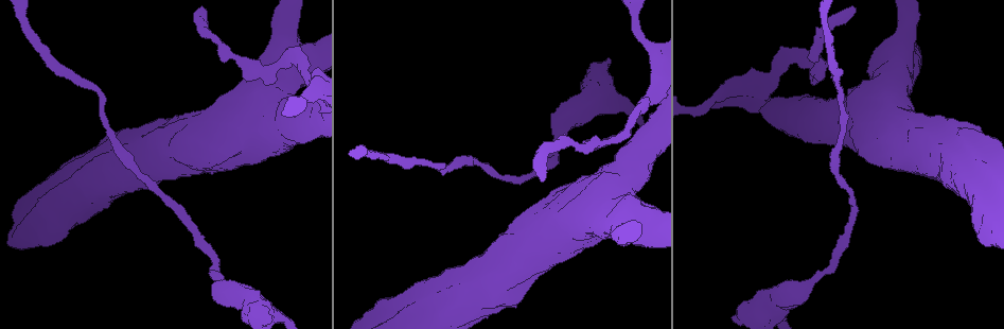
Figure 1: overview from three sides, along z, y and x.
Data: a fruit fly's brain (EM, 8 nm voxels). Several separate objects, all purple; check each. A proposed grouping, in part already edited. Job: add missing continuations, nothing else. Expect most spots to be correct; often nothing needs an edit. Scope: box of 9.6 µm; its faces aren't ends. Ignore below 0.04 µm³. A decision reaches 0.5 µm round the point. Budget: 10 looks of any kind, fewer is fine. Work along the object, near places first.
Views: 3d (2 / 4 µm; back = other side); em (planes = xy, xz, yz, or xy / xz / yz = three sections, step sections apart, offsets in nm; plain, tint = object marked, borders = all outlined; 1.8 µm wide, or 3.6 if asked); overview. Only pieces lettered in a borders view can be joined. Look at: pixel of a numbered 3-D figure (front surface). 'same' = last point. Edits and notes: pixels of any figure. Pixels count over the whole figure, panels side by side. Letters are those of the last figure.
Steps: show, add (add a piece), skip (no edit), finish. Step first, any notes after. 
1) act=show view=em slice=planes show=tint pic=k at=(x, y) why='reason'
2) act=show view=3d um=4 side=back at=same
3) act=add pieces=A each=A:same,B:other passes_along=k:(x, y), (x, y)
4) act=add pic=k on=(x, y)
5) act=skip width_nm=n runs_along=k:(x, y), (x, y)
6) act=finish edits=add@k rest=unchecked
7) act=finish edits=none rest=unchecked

act=show view=em um=3.6 slice=xz step=8 show=tint pic=1 at=(900, 46)

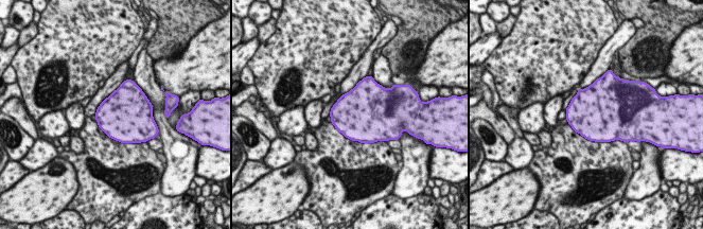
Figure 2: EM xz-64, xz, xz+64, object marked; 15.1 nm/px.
act=show view=em um=3.6 slice=planes show=tint at=same

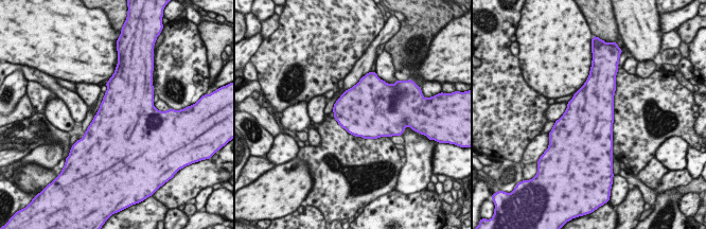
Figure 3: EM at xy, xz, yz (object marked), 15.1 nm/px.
act=show view=em um=3.6 slice=planes show=borders at=same why='what lies round it'

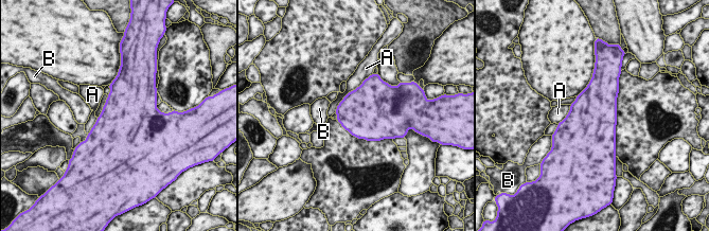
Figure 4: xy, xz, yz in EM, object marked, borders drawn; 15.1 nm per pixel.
act=skip each=A:other,B:other border=4:(365, 78), (344, 96), (335, 112) found='none of them fits'

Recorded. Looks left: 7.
act=show view=em um=3.6 slice=xz step=8 show=tint pic=1 at=(752, 67) why='free end'

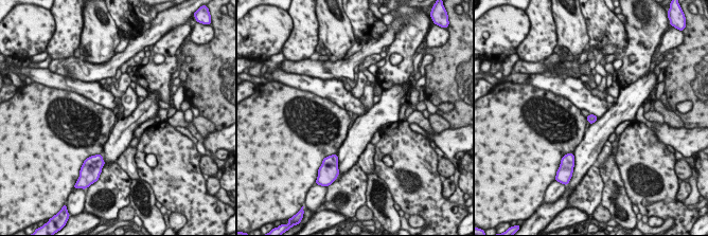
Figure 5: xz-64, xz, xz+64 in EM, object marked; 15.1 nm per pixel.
act=show view=em um=3.6 slice=planes show=tint at=same

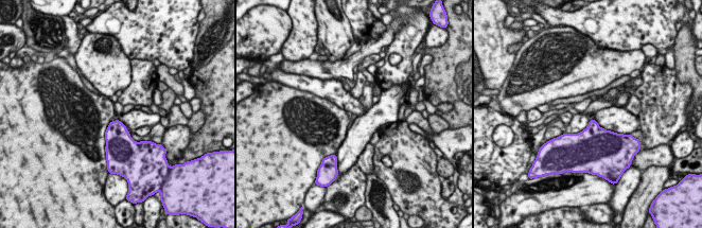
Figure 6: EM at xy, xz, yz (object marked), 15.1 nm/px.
act=show view=em um=3.6 slice=planes show=borders at=same

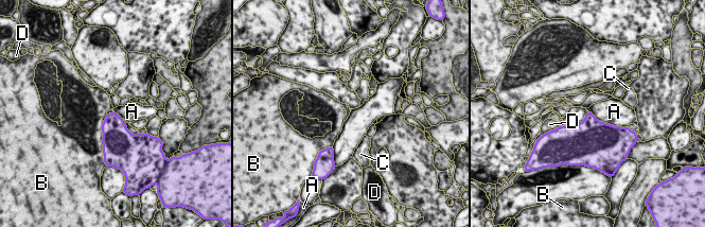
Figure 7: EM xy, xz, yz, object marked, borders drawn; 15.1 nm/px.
act=skip each=A:other,B:other,C:other,D:other border=7:(587, 110), (597, 119), (621, 127) found='no lettered piece goes on from it'

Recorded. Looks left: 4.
act=show view=3d um=4 pic=1 at=(235, 56) why='narrows sharply'

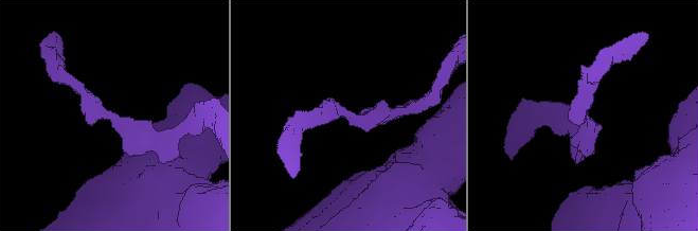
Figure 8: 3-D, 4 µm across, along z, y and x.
act=show view=em um=3.6 slice=planes show=tint pic=8 at=(584, 118) arm_widths_nm=220,220

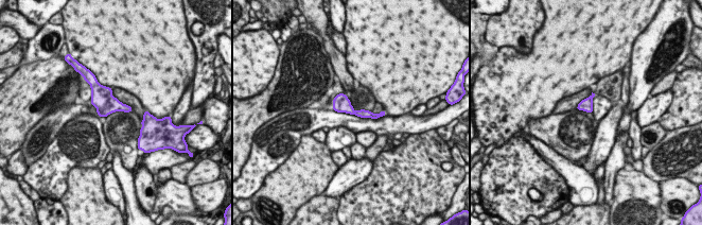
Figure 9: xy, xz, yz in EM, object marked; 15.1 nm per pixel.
act=show view=em um=3.6 slice=planes show=borders at=same why='see the neighbours'

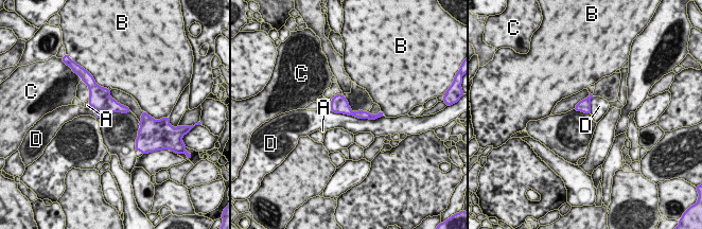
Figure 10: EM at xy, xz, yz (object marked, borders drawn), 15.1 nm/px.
act=skip longest_contact=D:800nm each=A:other,B:other,C:other,D:other border=10:(331, 110), (371, 120), (384, 116) found='none of them fits'

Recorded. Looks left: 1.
act=show view=em slice=planes show=borders pic=1 at=(814, 284) why='thick turns thin'

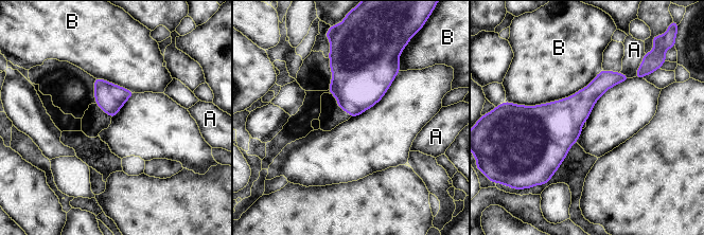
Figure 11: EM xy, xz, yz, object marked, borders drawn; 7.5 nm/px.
act=skip each=A:other,B:other border=11:(602, 69), (567, 96), (516, 104) found='none of them fits'

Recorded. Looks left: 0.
act=finish edits=none rest=unchecked

